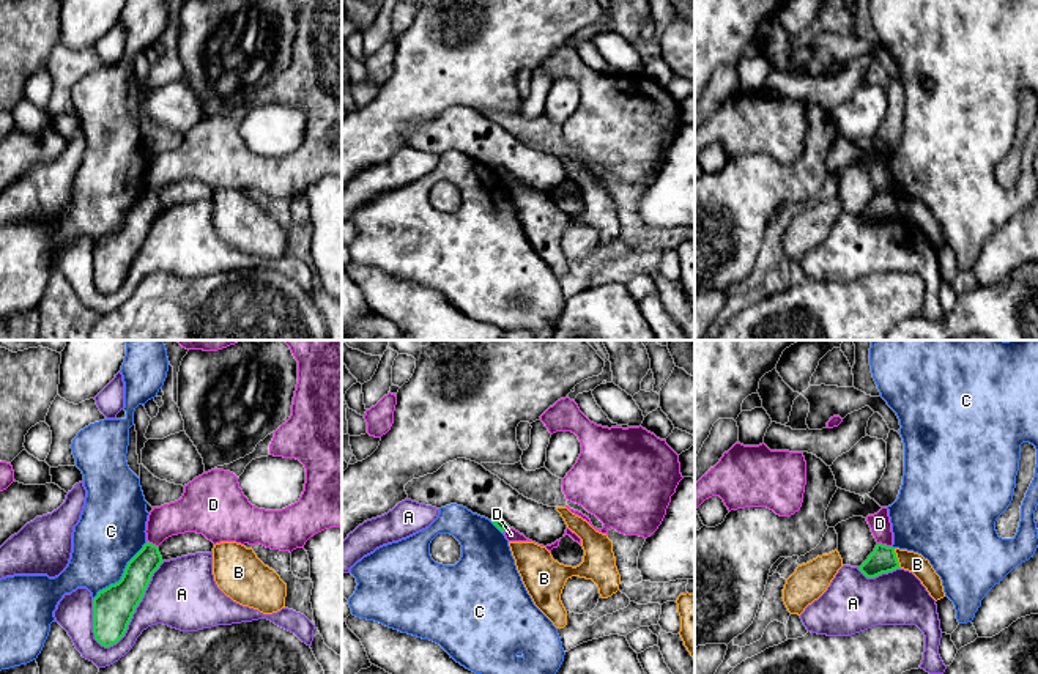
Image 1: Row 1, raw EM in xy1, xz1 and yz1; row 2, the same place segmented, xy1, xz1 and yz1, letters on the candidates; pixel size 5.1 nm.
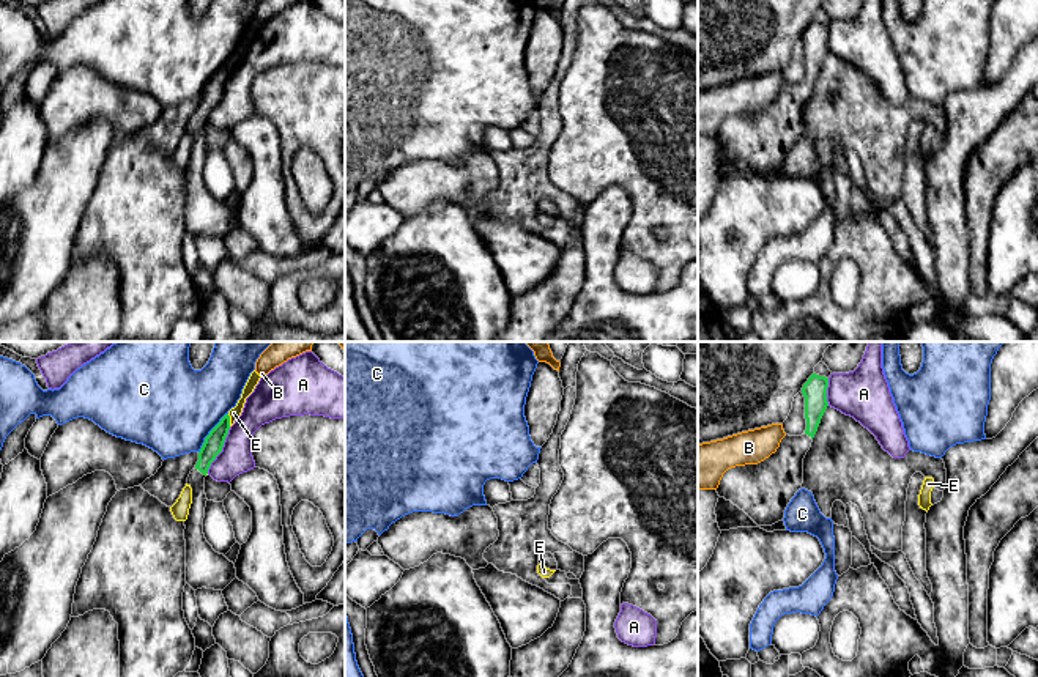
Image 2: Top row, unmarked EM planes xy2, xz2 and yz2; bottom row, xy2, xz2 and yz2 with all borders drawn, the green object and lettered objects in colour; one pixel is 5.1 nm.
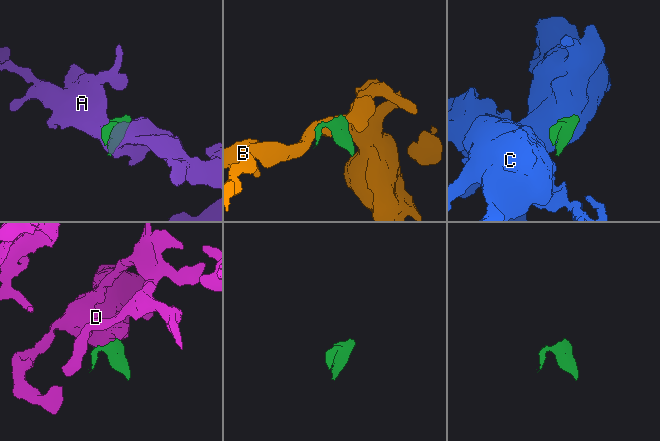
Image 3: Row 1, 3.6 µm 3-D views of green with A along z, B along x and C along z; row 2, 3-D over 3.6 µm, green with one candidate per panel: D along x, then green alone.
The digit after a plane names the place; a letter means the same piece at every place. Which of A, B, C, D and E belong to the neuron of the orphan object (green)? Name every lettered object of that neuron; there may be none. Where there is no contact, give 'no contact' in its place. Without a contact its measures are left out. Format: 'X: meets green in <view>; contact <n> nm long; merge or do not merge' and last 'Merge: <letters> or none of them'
A: meets green in xy1; contact 550 nm long; do not merge
B: meets green in yz1; contact 110 nm long; do not merge
C: meets green in xy1; contact 400 nm long; do not merge
D: meets green in yz1; contact 80 nm long; do not merge
E: meets green in xy2; contact 70 nm long; do not merge
Merge: none of them

